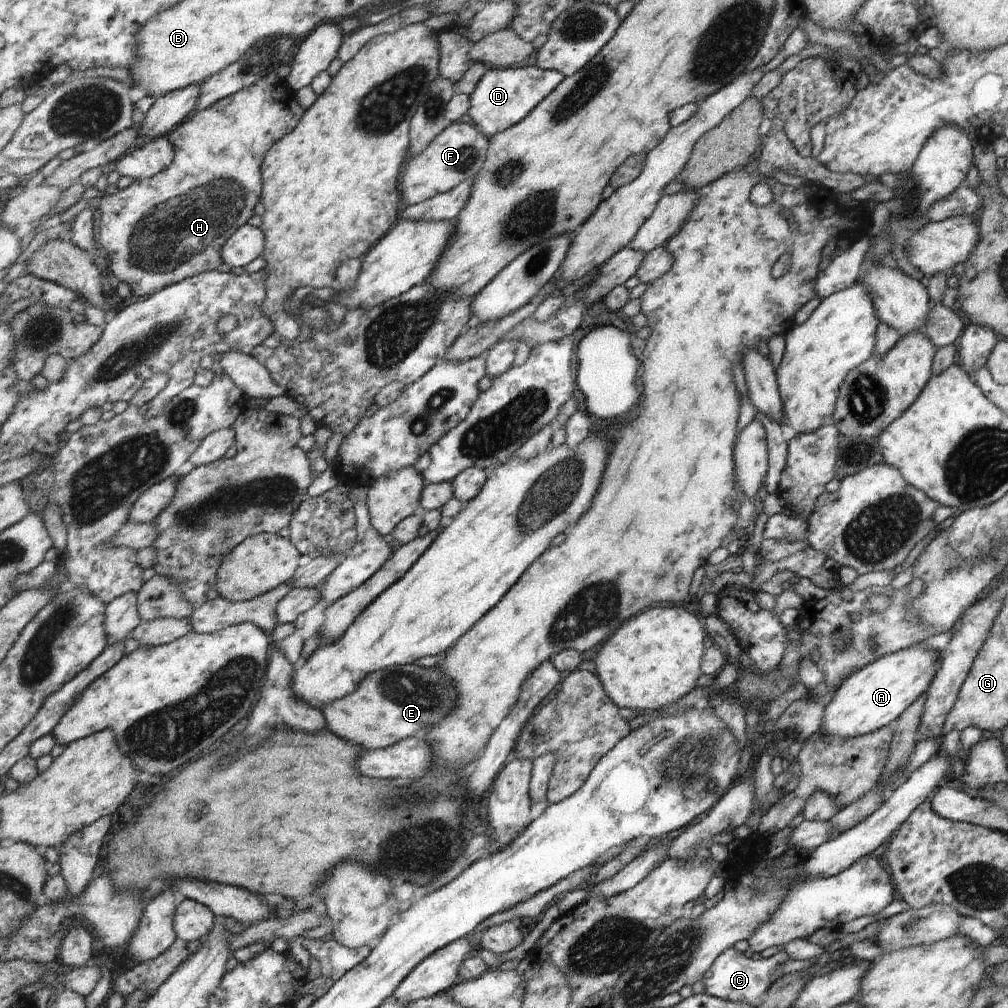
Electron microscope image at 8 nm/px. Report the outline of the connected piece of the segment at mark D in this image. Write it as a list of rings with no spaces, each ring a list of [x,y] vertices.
[[[534,62],[507,68],[491,66],[477,85],[475,92],[471,95],[472,105],[468,114],[477,128],[491,138],[527,118],[535,110],[535,107],[541,104],[545,97],[551,94],[565,80],[565,77],[562,72],[539,68]]]

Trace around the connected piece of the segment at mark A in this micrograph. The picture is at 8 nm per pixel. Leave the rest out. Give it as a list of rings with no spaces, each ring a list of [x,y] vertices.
[[[915,644],[897,652],[880,656],[873,662],[863,666],[863,668],[852,672],[842,680],[842,683],[833,692],[829,702],[824,704],[824,717],[820,724],[820,732],[836,737],[854,737],[873,732],[894,721],[905,708],[926,692],[938,669],[938,652],[940,658],[941,651],[932,648],[926,649]]]

